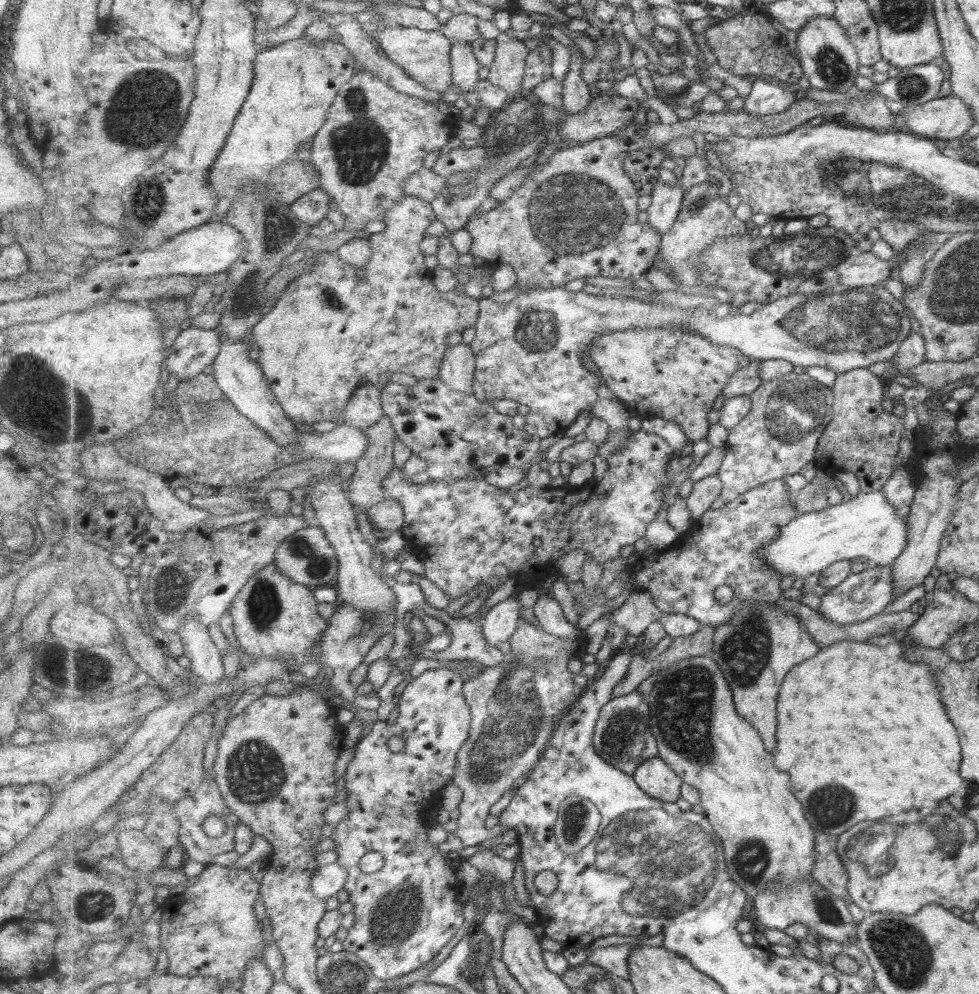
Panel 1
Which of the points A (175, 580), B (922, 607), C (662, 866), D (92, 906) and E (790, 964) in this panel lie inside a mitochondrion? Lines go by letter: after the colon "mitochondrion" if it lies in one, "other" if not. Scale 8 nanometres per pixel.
A: mitochondrion
B: other
C: mitochondrion
D: mitochondrion
E: other

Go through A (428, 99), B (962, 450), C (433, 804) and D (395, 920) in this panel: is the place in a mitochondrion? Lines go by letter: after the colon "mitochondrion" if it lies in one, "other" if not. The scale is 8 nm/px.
A: other
B: other
C: other
D: mitochondrion

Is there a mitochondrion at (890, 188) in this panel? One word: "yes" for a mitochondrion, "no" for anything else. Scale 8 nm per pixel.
yes

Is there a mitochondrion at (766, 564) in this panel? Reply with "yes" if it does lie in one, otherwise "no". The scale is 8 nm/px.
no

